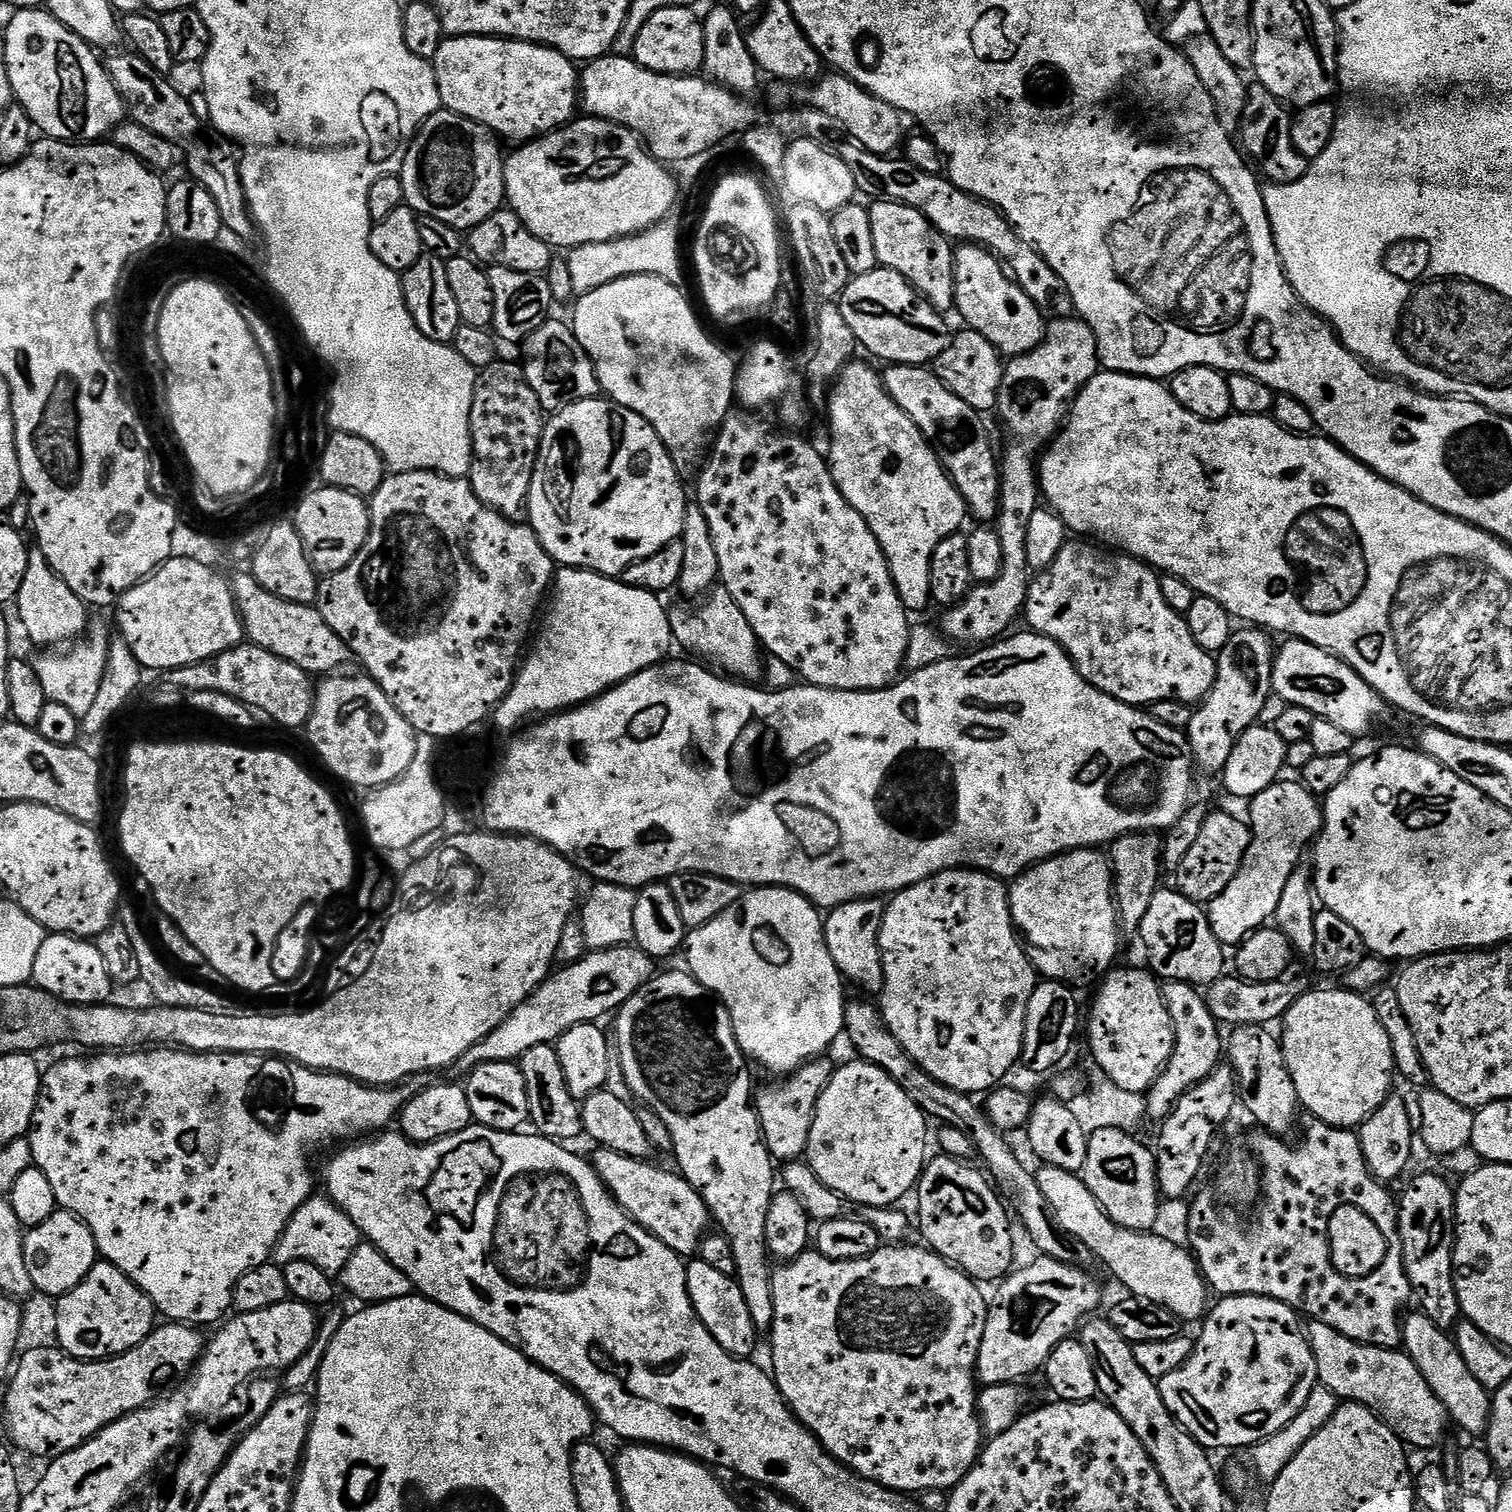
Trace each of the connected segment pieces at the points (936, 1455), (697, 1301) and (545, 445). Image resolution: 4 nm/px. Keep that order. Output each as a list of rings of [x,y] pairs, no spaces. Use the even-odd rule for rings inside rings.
[[[912,1243],[903,1246],[882,1246],[874,1254],[857,1260],[831,1260],[820,1252],[809,1250],[798,1258],[781,1263],[772,1274],[774,1290],[774,1322],[772,1339],[772,1368],[780,1392],[788,1407],[800,1421],[816,1436],[839,1464],[855,1472],[863,1480],[872,1480],[892,1492],[901,1494],[923,1494],[925,1492],[943,1492],[956,1487],[962,1478],[976,1465],[980,1457],[986,1433],[980,1427],[978,1411],[978,1377],[976,1363],[978,1350],[982,1346],[982,1334],[986,1330],[989,1301],[980,1293],[981,1285],[958,1268],[952,1267],[937,1252],[927,1246],[914,1248]]]
[[[699,1258],[693,1259],[687,1265],[686,1286],[690,1294],[690,1302],[702,1318],[706,1330],[731,1356],[737,1358],[748,1358],[756,1348],[758,1333],[754,1326],[754,1318],[750,1318],[750,1309],[746,1307],[746,1298],[742,1298],[742,1290],[735,1278],[721,1274],[711,1266],[706,1266]],[[693,1263],[693,1264],[692,1264]]]
[[[607,398],[583,400],[566,406],[561,412],[555,413],[545,423],[540,452],[536,456],[536,469],[534,478],[530,482],[530,494],[528,495],[528,507],[526,509],[527,523],[538,534],[542,546],[557,565],[566,568],[583,568],[586,572],[597,572],[600,576],[619,577],[634,562],[650,558],[658,554],[670,542],[680,539],[682,526],[686,518],[686,510],[690,503],[689,497],[684,497],[684,484],[679,472],[676,471],[674,462],[666,450],[666,446],[658,438],[656,431],[651,428],[644,419],[634,410],[626,410],[621,404],[615,404]]]

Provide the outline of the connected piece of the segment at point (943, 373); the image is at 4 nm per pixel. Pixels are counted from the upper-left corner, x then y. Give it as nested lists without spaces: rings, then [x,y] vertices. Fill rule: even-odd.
[[[971,330],[957,331],[952,341],[942,350],[942,354],[934,361],[936,377],[943,382],[950,391],[958,394],[962,402],[974,406],[974,410],[981,414],[995,409],[1000,403],[1000,387],[1004,377],[1005,361],[990,341],[982,338],[982,334]]]

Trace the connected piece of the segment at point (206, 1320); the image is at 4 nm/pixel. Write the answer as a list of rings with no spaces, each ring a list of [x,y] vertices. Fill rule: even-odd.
[[[160,1046],[155,1050],[128,1050],[123,1054],[85,1056],[88,1056],[85,1060],[80,1056],[73,1060],[60,1060],[43,1073],[30,1133],[33,1165],[40,1168],[46,1178],[50,1178],[57,1205],[63,1211],[74,1214],[88,1227],[90,1234],[94,1234],[97,1253],[132,1279],[148,1295],[161,1317],[189,1326],[219,1325],[232,1308],[232,1291],[238,1278],[273,1259],[276,1244],[290,1218],[294,1218],[300,1207],[314,1195],[312,1156],[330,1147],[335,1140],[352,1142],[387,1129],[391,1125],[388,1123],[391,1120],[393,1123],[399,1117],[400,1109],[406,1103],[406,1096],[400,1093],[399,1087],[373,1088],[351,1080],[349,1076],[318,1072],[314,1068],[307,1068],[305,1064],[294,1064],[271,1056],[189,1052],[173,1050],[168,1046]]]

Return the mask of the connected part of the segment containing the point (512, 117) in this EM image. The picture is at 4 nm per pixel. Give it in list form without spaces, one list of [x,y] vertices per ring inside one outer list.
[[[454,36],[444,39],[442,46],[438,46],[438,54],[430,63],[438,82],[441,105],[449,112],[484,125],[501,141],[513,140],[513,145],[523,146],[571,124],[577,115],[580,99],[580,72],[577,65],[545,44],[498,36]]]

